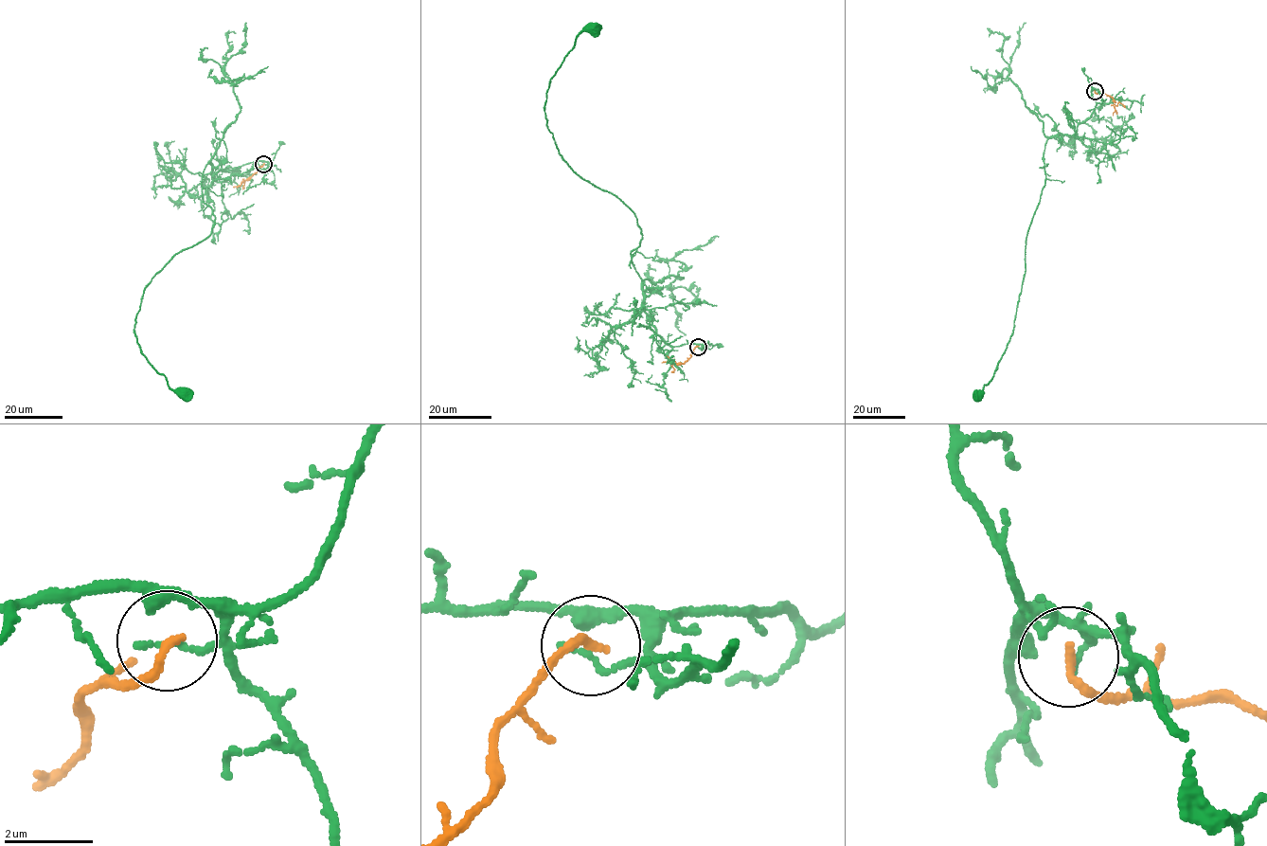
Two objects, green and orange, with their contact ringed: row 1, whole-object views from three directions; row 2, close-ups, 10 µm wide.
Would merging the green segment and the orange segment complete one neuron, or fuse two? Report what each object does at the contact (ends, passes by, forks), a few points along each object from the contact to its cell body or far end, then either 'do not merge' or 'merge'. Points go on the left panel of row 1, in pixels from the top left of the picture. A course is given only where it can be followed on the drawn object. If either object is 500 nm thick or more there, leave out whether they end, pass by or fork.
green ends; orange ends; course green (263, 164), (211, 173), (207, 162), (212, 233), (144, 290), (140, 352), (186, 394); course orange (263, 164), (241, 182), (244, 181), (242, 189); do not merge

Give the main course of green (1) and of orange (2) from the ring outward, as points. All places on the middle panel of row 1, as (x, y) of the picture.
1: (698, 347), (657, 333), (630, 251), (637, 219), (573, 170), (548, 128), (549, 81), (594, 26)
2: (698, 346), (685, 362), (673, 364), (675, 369), (671, 371)

